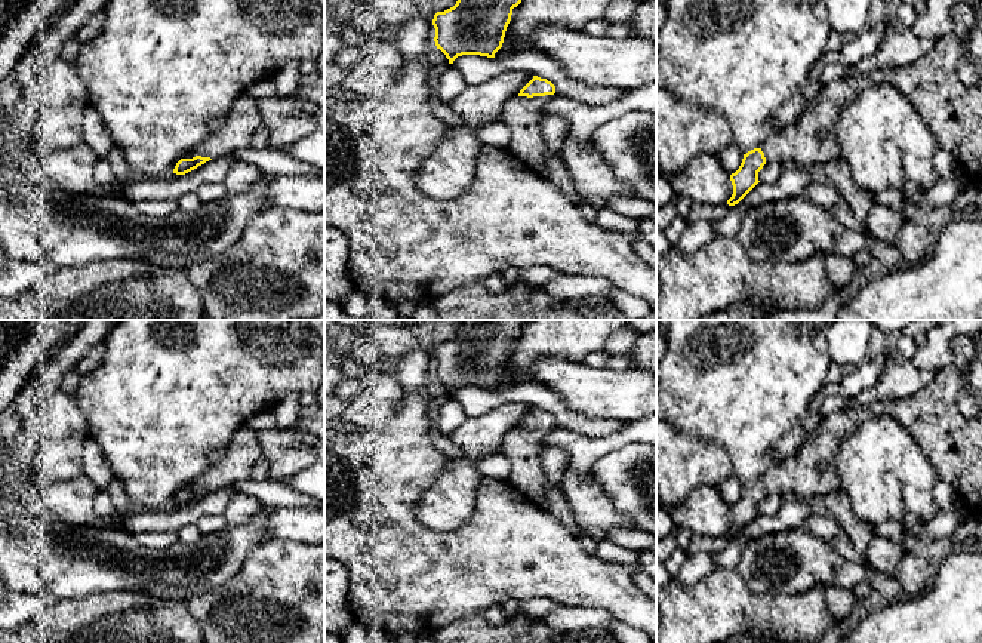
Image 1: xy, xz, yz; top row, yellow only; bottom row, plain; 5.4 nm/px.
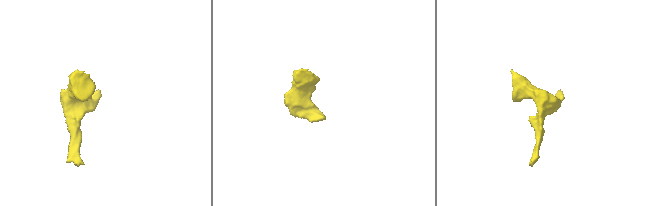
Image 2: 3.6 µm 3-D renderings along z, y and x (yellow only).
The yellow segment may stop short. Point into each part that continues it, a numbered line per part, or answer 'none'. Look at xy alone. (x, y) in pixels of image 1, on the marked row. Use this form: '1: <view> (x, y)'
1: xy (243, 119)

